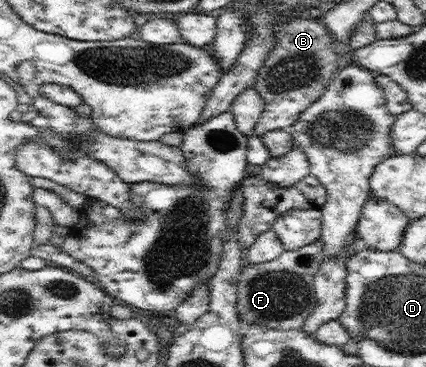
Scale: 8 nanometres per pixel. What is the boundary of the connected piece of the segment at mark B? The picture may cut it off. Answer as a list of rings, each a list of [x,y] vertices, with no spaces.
[[[287,17],[286,25],[278,27],[276,49],[268,56],[266,63],[261,67],[259,77],[255,83],[260,95],[266,99],[268,106],[258,122],[256,134],[264,137],[265,133],[275,129],[290,129],[298,123],[301,115],[314,106],[329,89],[329,85],[334,81],[341,67],[341,55],[335,46],[334,33],[325,24],[314,19],[304,19],[304,17]]]

